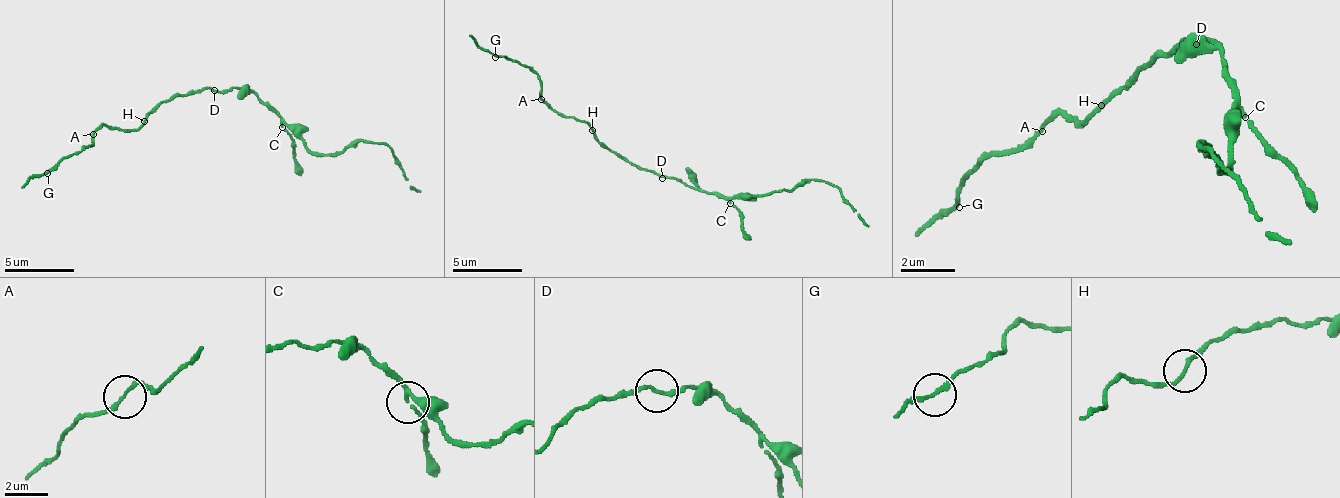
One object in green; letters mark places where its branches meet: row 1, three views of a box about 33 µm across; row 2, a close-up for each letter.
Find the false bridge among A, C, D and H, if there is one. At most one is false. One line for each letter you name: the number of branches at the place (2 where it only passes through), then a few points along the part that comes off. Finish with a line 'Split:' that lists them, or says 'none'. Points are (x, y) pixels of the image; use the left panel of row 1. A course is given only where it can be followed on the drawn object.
Split: none

